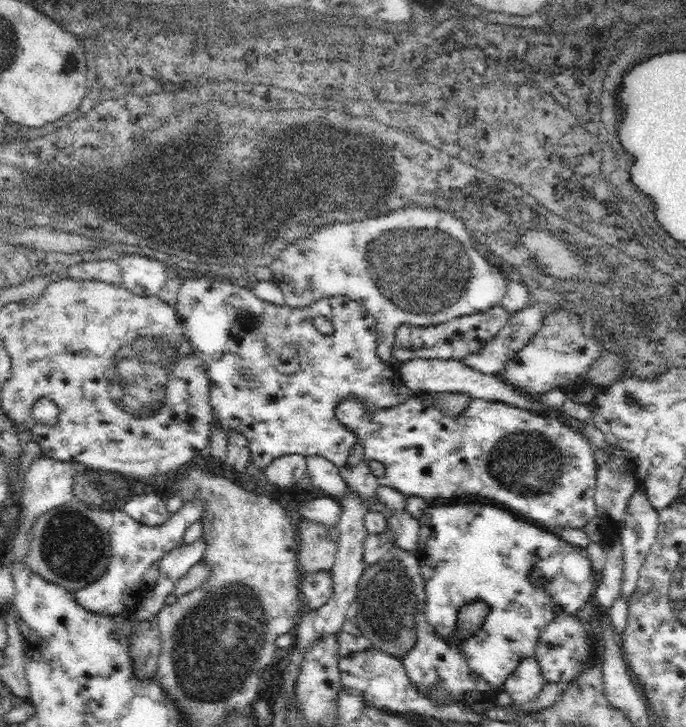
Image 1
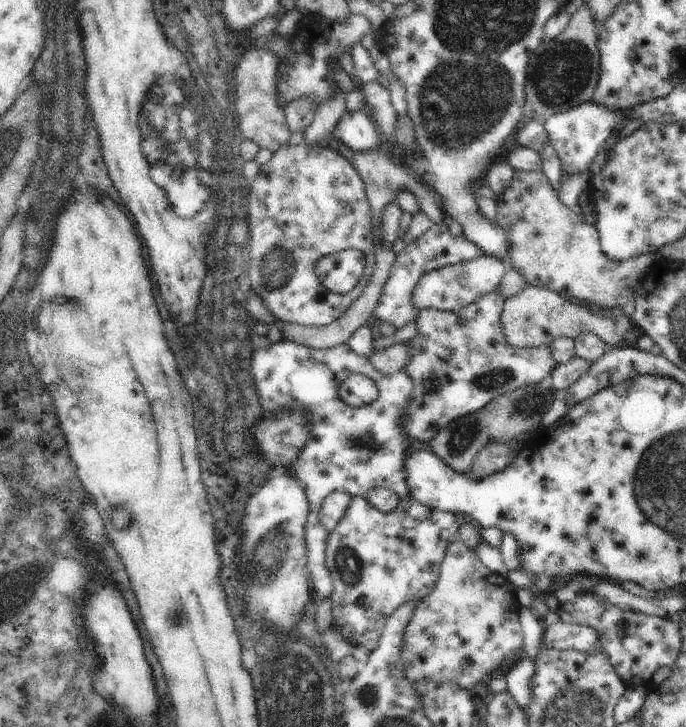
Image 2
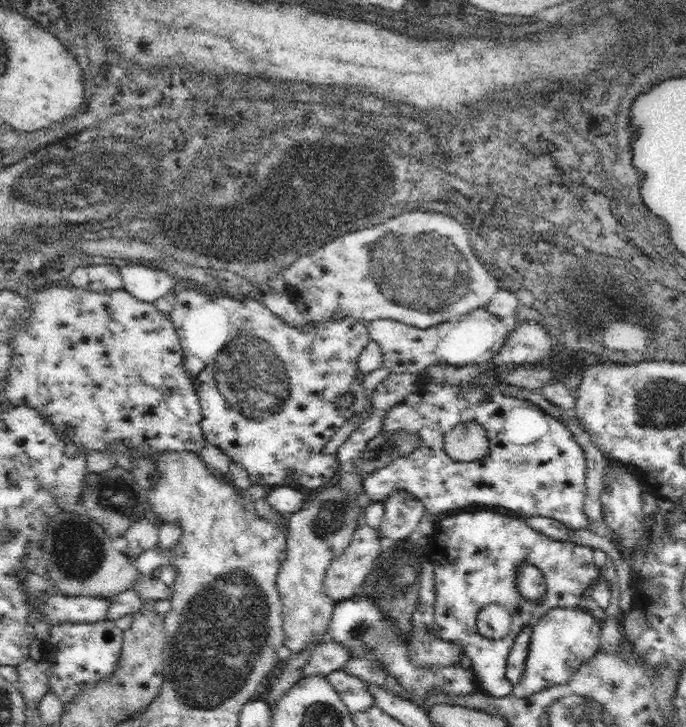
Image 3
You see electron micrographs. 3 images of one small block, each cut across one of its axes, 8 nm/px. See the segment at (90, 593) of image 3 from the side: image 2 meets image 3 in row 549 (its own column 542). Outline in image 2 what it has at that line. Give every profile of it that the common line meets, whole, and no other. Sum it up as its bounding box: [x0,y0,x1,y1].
[526,3,600,122]

